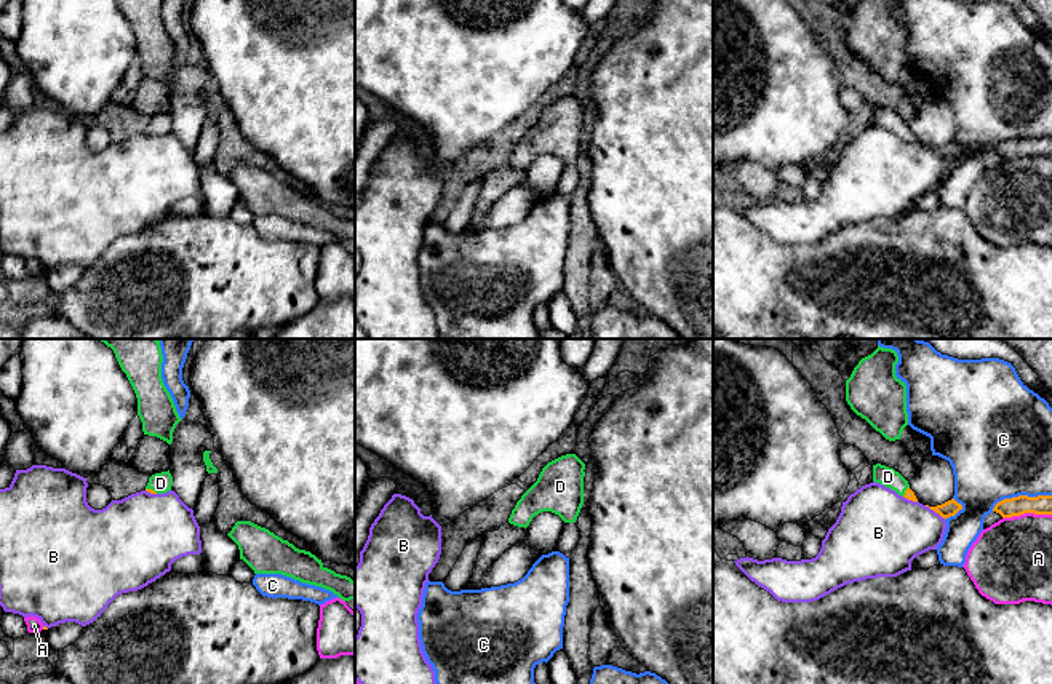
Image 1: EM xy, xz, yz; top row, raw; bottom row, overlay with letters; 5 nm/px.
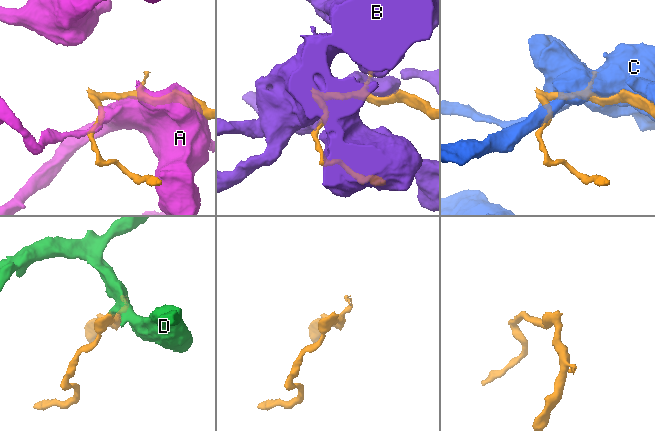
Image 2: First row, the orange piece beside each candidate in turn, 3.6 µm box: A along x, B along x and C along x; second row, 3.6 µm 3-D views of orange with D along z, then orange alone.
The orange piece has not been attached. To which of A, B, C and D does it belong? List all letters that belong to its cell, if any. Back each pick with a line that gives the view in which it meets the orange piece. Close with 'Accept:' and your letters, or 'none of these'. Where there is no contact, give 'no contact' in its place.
D: xy
Accept: D

